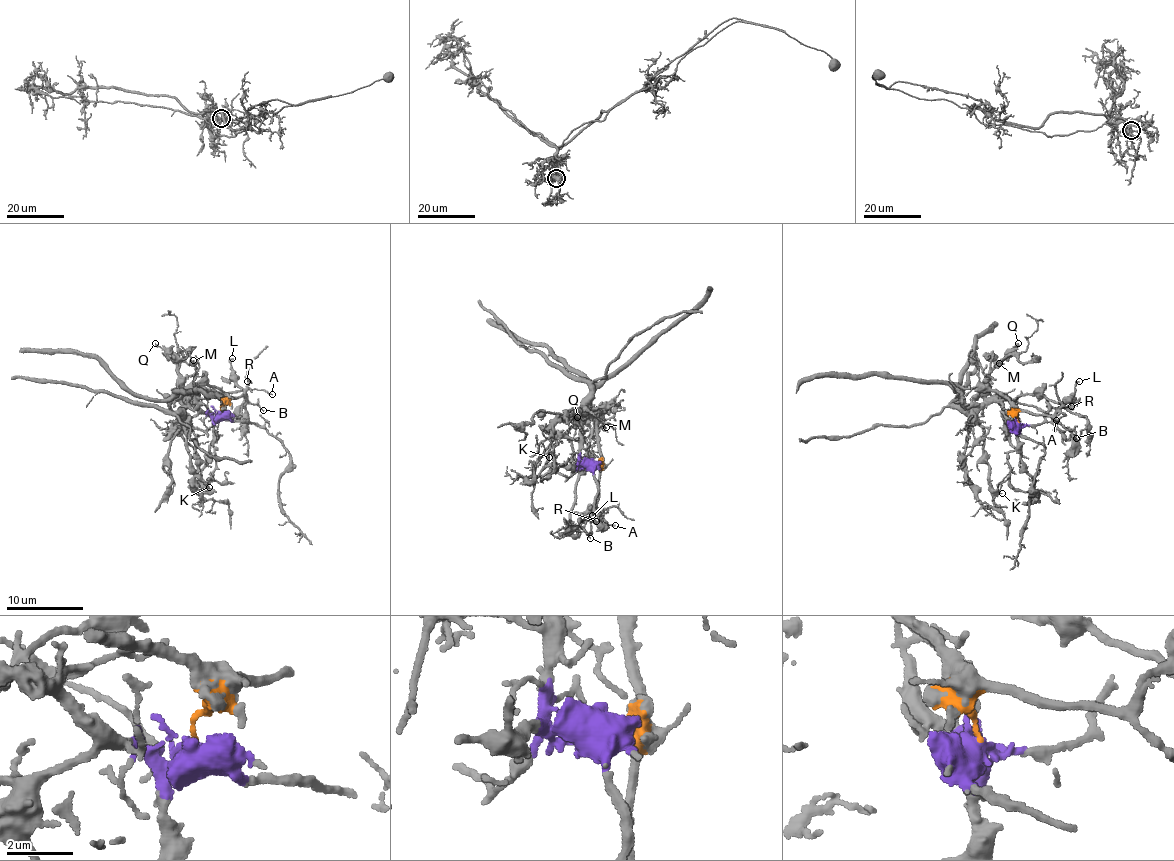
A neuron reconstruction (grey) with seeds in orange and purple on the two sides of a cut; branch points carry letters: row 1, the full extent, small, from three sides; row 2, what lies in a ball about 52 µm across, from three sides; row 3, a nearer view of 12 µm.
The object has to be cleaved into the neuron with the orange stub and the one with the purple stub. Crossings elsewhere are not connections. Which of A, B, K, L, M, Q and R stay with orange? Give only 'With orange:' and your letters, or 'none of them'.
With orange: A, B, L, R

